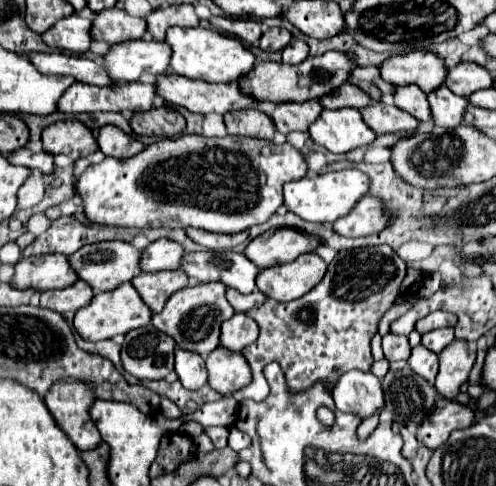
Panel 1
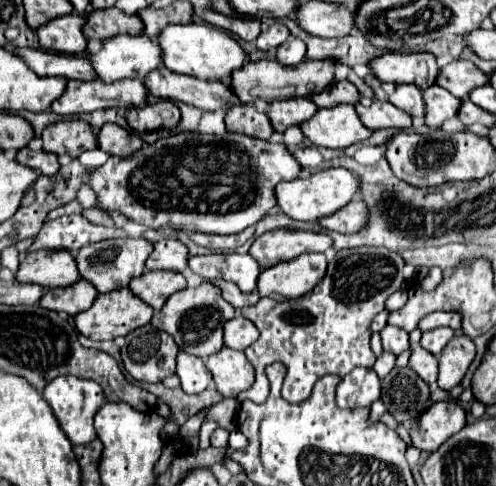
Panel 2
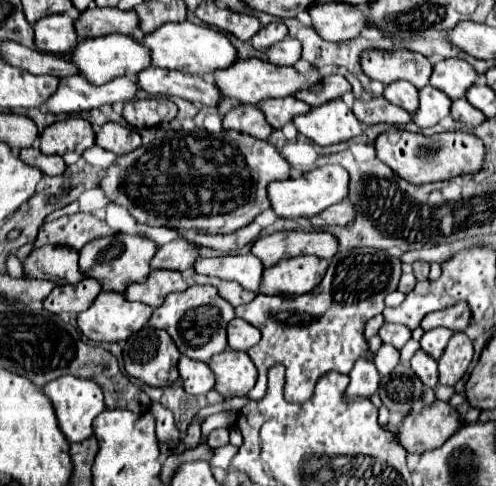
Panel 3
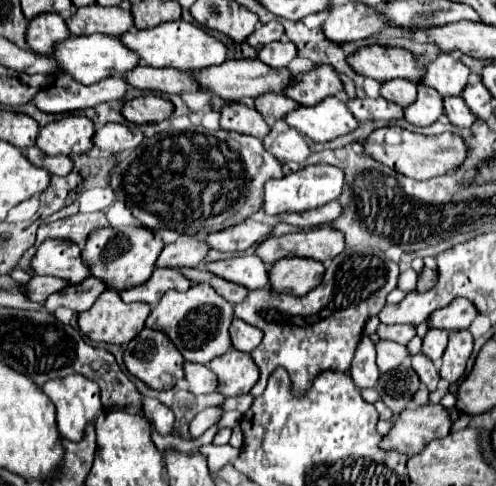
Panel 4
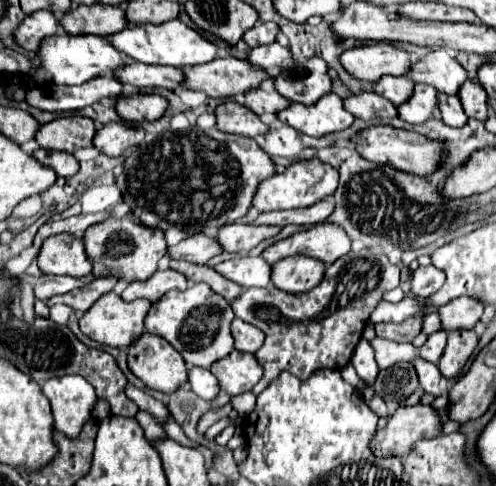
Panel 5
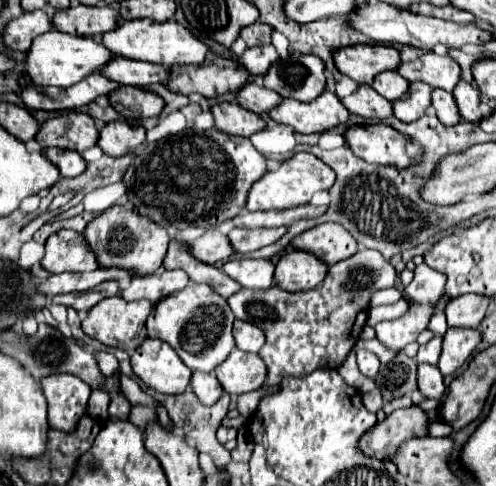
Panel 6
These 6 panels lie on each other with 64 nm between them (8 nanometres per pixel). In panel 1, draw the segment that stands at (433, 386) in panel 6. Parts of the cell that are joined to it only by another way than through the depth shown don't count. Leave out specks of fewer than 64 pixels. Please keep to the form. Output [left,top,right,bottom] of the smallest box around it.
[408,344,438,384]

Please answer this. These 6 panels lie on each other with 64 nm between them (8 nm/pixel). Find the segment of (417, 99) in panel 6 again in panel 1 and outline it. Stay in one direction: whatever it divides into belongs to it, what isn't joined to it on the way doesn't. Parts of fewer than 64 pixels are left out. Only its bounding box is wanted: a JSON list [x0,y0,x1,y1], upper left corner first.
[428,86,468,128]

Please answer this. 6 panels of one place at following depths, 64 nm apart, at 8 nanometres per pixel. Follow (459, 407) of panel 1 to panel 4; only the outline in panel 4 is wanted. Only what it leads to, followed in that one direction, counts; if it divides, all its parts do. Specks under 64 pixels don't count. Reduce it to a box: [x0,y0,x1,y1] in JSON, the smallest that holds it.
[382,404,452,456]

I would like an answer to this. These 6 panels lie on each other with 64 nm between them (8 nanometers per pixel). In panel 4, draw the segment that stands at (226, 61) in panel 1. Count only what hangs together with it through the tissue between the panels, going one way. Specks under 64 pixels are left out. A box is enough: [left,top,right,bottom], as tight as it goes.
[120,20,228,72]

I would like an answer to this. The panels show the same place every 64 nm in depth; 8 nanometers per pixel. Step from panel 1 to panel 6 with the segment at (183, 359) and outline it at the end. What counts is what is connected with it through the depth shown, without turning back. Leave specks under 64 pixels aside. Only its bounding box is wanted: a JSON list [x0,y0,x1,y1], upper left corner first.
[190,372,222,406]

